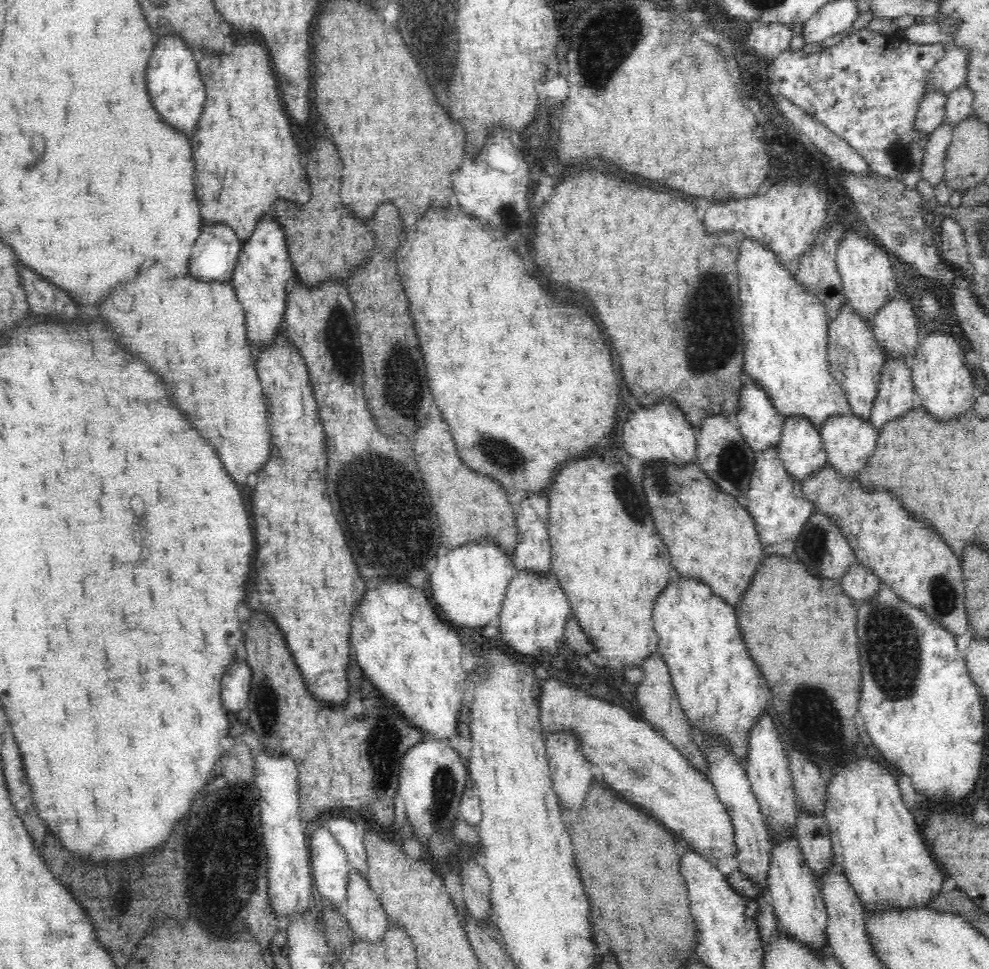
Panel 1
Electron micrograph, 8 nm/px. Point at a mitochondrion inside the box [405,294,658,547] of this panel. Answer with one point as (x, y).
(501, 452)

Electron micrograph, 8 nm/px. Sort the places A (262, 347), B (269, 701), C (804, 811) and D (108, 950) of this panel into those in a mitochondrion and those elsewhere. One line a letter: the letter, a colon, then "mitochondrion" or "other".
A: other
B: mitochondrion
C: other
D: other

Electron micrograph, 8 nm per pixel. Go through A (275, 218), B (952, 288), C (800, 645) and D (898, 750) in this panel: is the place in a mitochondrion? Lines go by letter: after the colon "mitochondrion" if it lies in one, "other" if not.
A: other
B: other
C: other
D: other

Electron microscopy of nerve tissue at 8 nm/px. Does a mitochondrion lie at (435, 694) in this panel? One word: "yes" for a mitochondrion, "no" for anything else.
no

